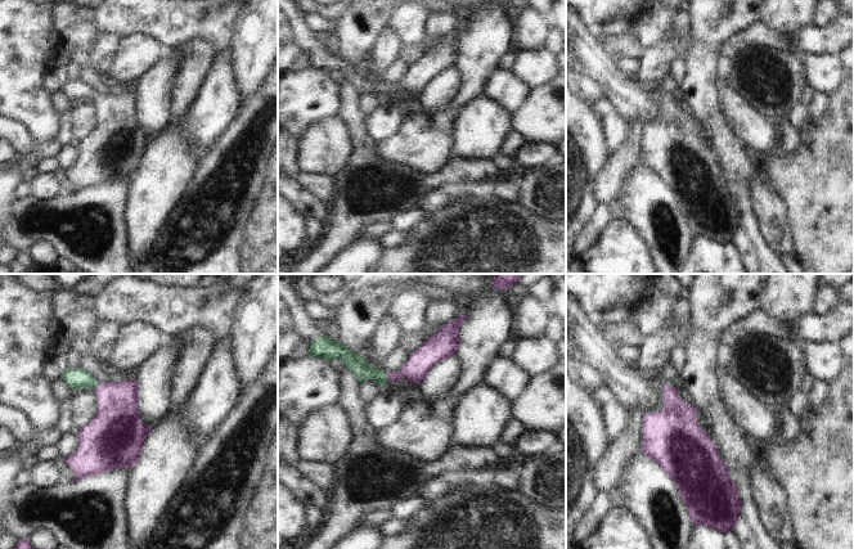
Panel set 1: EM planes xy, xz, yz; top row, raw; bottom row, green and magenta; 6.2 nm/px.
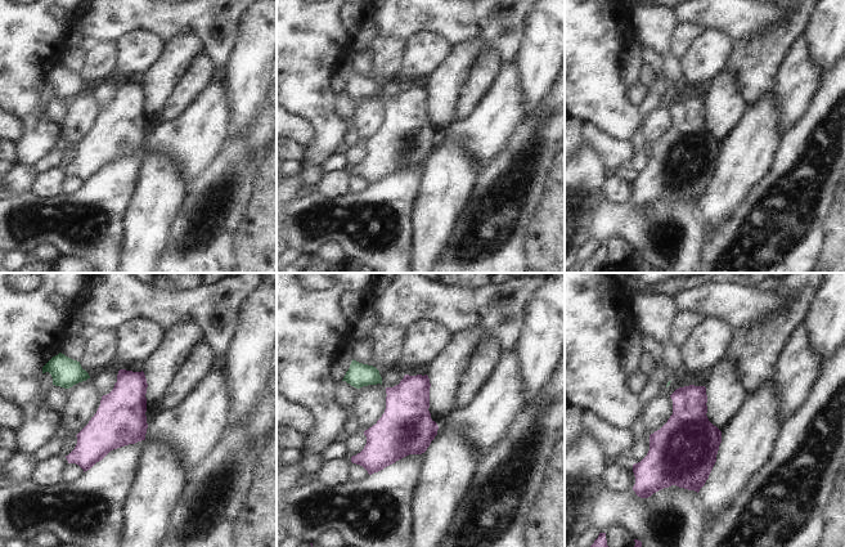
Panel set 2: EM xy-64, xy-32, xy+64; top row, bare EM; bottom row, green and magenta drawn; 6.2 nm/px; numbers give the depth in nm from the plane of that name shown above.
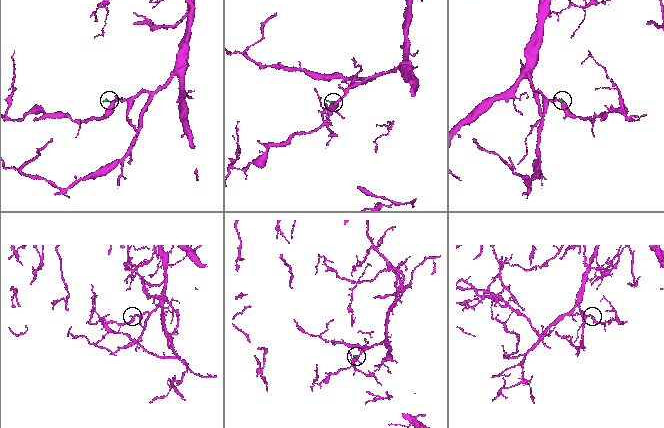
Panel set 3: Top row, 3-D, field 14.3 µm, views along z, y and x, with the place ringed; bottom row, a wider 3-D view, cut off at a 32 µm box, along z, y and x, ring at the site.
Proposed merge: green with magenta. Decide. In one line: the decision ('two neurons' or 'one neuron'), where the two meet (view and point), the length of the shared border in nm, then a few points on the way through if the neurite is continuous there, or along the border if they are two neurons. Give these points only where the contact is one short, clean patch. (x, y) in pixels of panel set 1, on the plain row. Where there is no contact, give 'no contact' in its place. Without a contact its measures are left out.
one neuron; contact xz (386, 88); length 60 nm; way xz (355, 75), (367, 85), (386, 88), (412, 82), (421, 73)

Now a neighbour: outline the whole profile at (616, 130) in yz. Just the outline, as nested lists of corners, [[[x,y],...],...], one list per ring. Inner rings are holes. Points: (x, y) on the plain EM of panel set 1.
[[[602,99],[593,107],[595,114],[601,118],[606,134],[606,147],[608,161],[624,145],[629,138],[628,125],[619,117],[610,99]]]

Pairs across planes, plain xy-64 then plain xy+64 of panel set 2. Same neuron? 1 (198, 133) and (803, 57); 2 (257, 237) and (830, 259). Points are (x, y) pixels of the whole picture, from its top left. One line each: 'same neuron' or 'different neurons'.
1: same neuron
2: same neuron

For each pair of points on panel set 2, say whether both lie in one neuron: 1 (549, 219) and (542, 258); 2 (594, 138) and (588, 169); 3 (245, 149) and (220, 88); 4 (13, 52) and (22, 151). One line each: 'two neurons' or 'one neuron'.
1: one neuron
2: two neurons
3: two neurons
4: one neuron

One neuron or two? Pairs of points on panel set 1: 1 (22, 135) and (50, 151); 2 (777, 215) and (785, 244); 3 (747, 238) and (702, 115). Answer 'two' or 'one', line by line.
1: one
2: one
3: one

